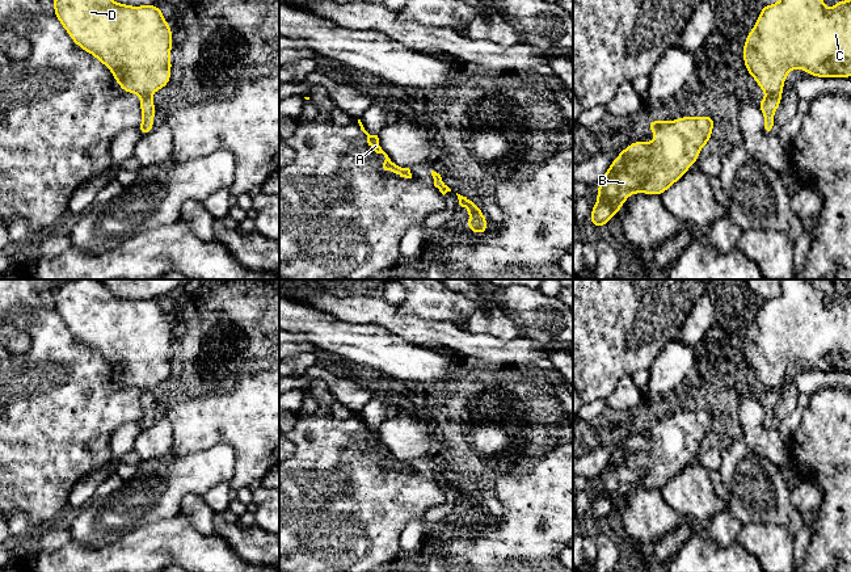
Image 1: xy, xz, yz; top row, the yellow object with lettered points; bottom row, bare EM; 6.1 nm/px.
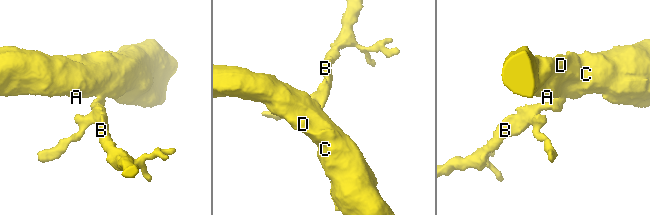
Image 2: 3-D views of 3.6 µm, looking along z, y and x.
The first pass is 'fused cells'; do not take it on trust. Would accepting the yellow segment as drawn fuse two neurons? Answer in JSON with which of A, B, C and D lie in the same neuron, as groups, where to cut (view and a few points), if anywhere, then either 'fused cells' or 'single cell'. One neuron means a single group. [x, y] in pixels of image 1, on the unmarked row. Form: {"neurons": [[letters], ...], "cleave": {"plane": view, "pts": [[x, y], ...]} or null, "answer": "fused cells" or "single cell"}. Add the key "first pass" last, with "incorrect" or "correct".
{"neurons": [["A", "C", "D"], ["B"]], "cleave": {"plane": "yz", "pts": [[769, 388], [780, 390]]}, "answer": "fused cells", "first pass": "correct"}

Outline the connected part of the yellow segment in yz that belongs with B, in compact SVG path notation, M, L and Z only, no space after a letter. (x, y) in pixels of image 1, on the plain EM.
M708 409L649 415L648 424L658 430L648 437L632 436L611 457L598 479L591 518L606 520L631 488L662 489L698 455L713 419L715 412Z

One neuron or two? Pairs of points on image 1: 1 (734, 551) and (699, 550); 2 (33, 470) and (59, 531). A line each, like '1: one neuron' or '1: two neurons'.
1: one neuron
2: two neurons

